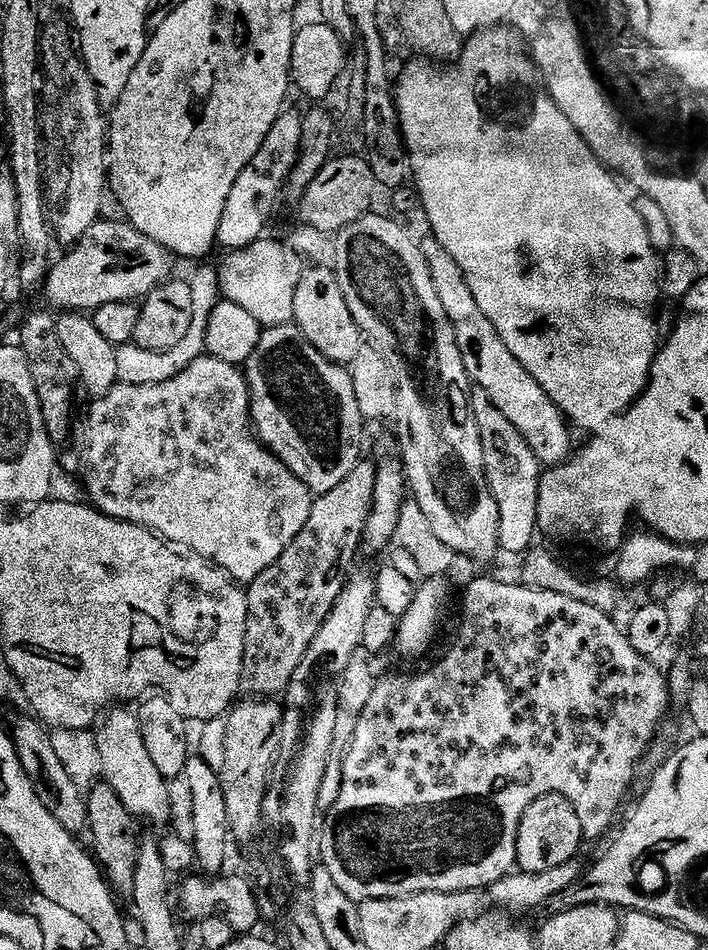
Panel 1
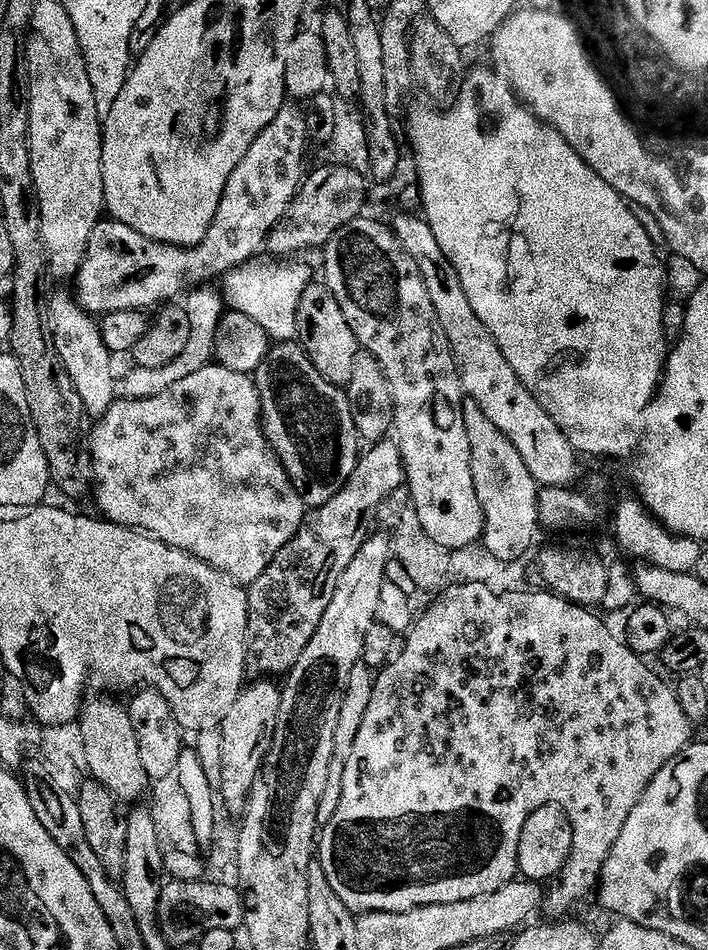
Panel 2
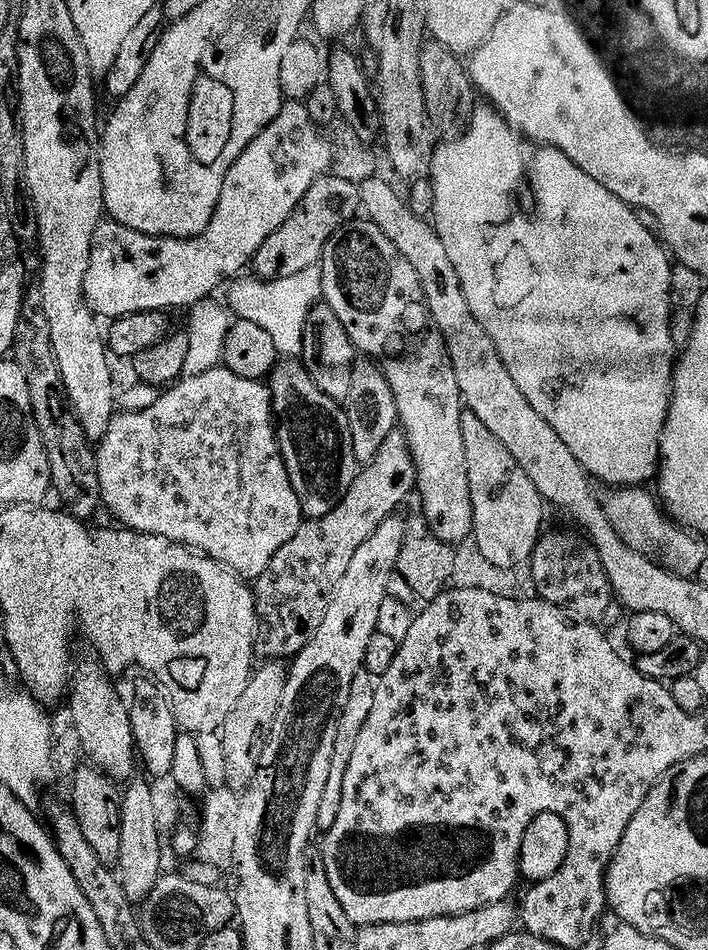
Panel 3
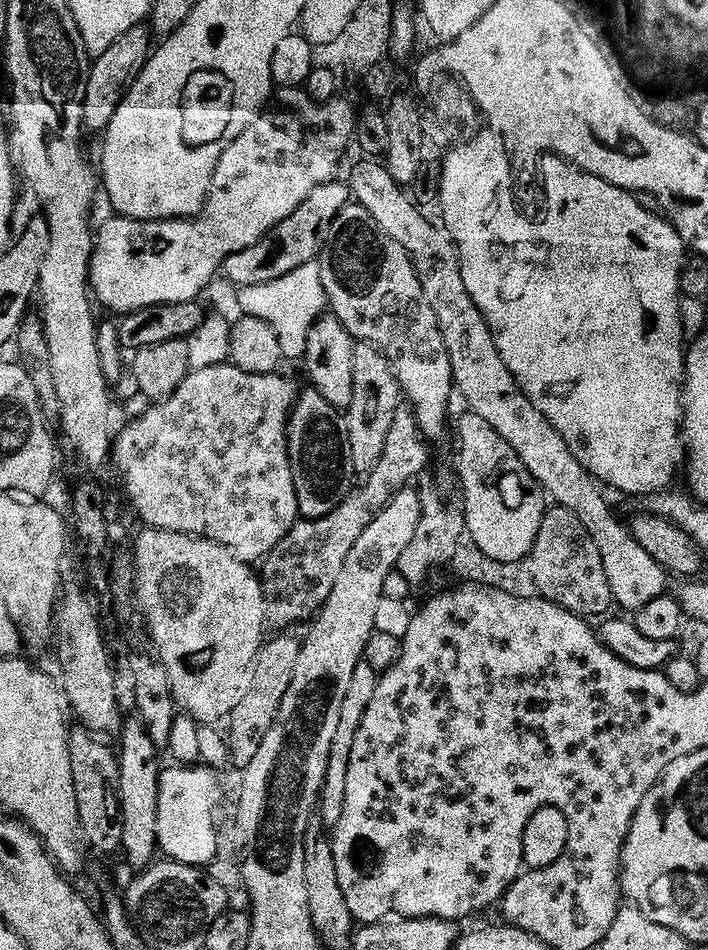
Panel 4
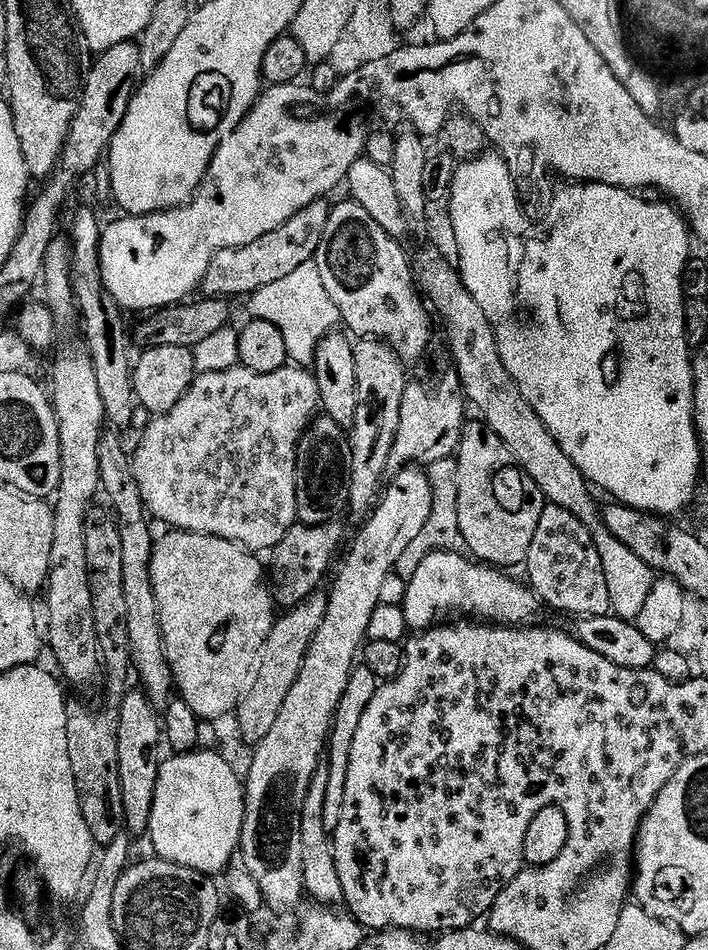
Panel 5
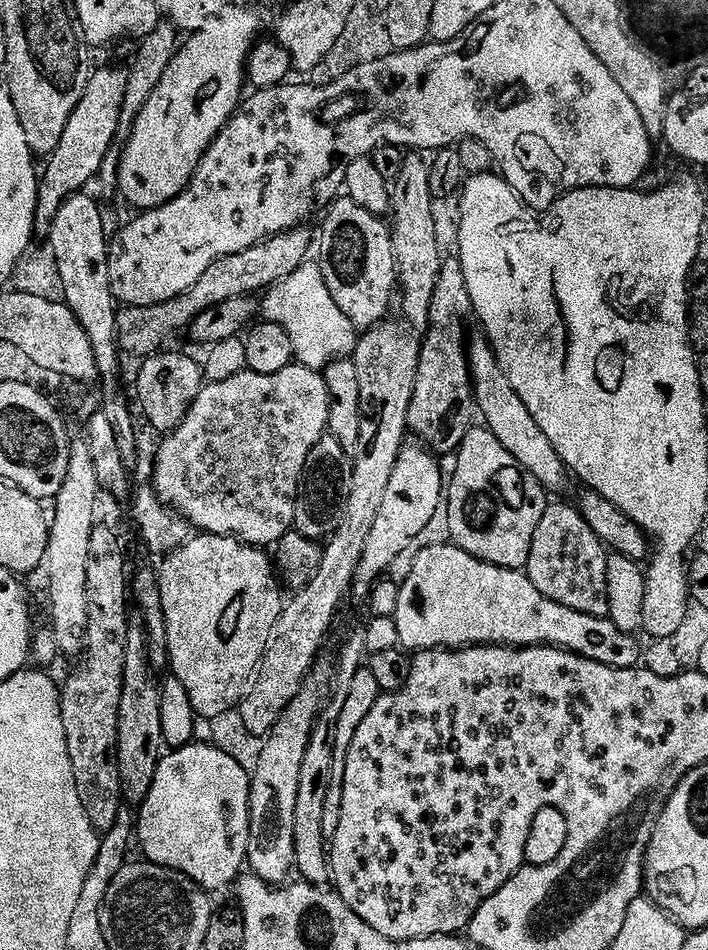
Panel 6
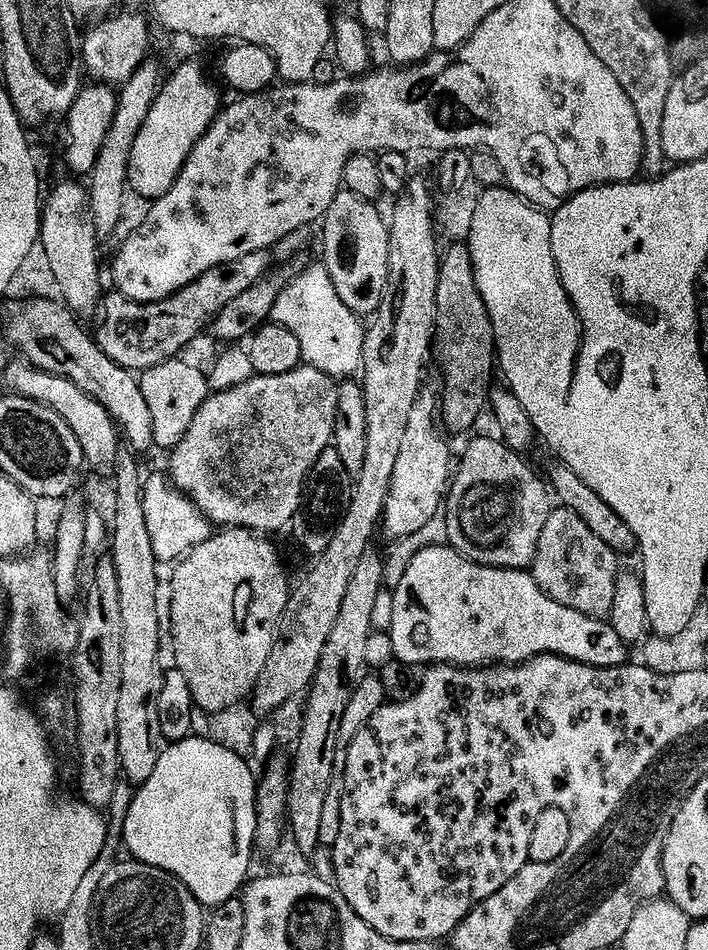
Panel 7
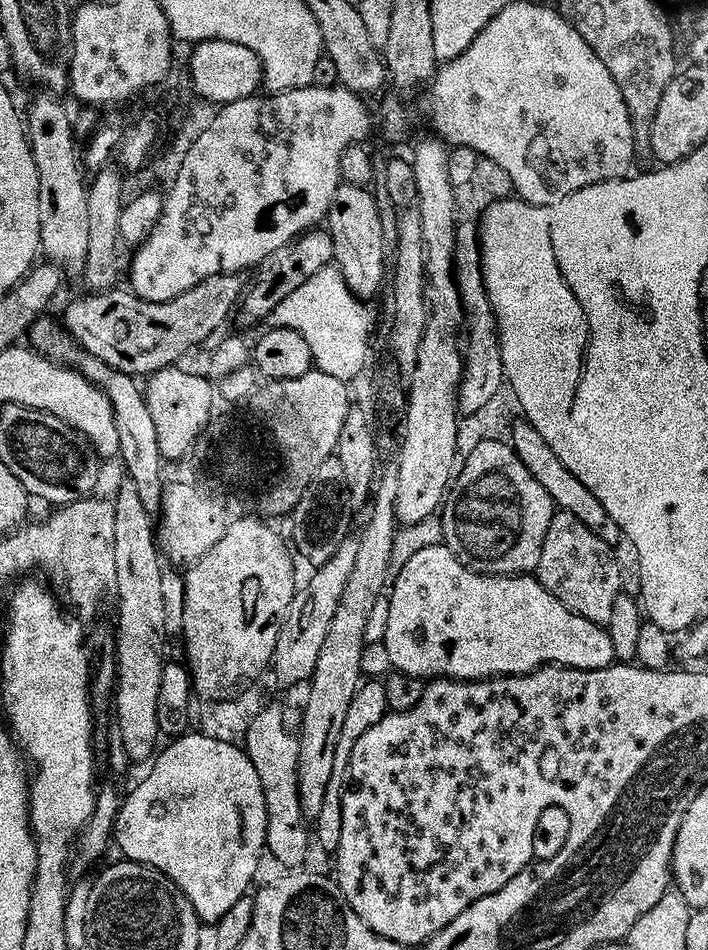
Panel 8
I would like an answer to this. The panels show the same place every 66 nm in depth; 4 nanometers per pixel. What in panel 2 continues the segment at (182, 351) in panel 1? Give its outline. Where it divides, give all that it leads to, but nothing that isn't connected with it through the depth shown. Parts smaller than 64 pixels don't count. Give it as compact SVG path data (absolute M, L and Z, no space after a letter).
M204 284L191 289L187 293L187 300L184 301L184 307L190 318L191 338L187 343L182 355L175 361L169 363L163 368L148 368L146 366L134 366L128 376L121 377L120 392L127 399L144 399L148 396L156 396L158 393L165 392L166 389L181 381L182 378L196 373L198 369L208 366L215 355L217 330L220 329L221 318L226 311L226 305L223 293L213 285Z

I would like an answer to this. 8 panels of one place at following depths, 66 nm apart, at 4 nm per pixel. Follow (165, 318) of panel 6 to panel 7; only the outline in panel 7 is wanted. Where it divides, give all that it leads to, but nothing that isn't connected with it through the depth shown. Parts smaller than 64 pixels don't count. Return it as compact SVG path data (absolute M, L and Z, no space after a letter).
M255 252L254 254L248 254L246 258L240 258L235 260L233 264L211 268L209 272L206 274L202 274L196 281L194 281L190 286L186 286L182 291L176 292L170 298L166 298L165 300L159 300L158 302L154 302L153 304L143 304L142 302L134 302L130 298L126 298L125 296L119 294L108 294L103 297L102 307L98 312L98 321L100 320L100 325L97 326L96 332L94 328L94 339L96 345L102 349L102 351L106 354L106 358L110 358L115 362L118 366L122 366L123 368L128 369L129 372L133 374L143 374L146 370L150 370L154 366L158 366L162 362L166 362L167 360L177 359L181 355L180 352L183 348L188 348L192 343L195 342L196 339L199 338L200 335L207 333L209 331L210 325L212 324L215 317L222 313L222 310L225 310L228 303L233 302L234 298L237 298L238 295L247 292L250 286L254 286L256 282L260 279L264 278L265 274L272 268L274 264L274 260L271 260L271 255L268 252Z

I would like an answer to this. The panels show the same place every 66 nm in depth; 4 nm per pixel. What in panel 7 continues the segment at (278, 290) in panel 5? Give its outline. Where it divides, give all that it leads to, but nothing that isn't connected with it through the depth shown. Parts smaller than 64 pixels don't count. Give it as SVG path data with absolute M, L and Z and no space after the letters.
M316 262L316 265L313 263L308 266L301 276L286 286L274 304L270 320L271 323L280 324L286 330L290 330L290 334L294 334L294 338L298 338L304 355L303 363L307 367L316 368L322 374L333 378L352 378L361 371L366 331L365 321L352 313L346 306L346 302L342 302L342 298L338 298L338 290L334 290L334 282L330 282L330 274L325 270L323 263Z

